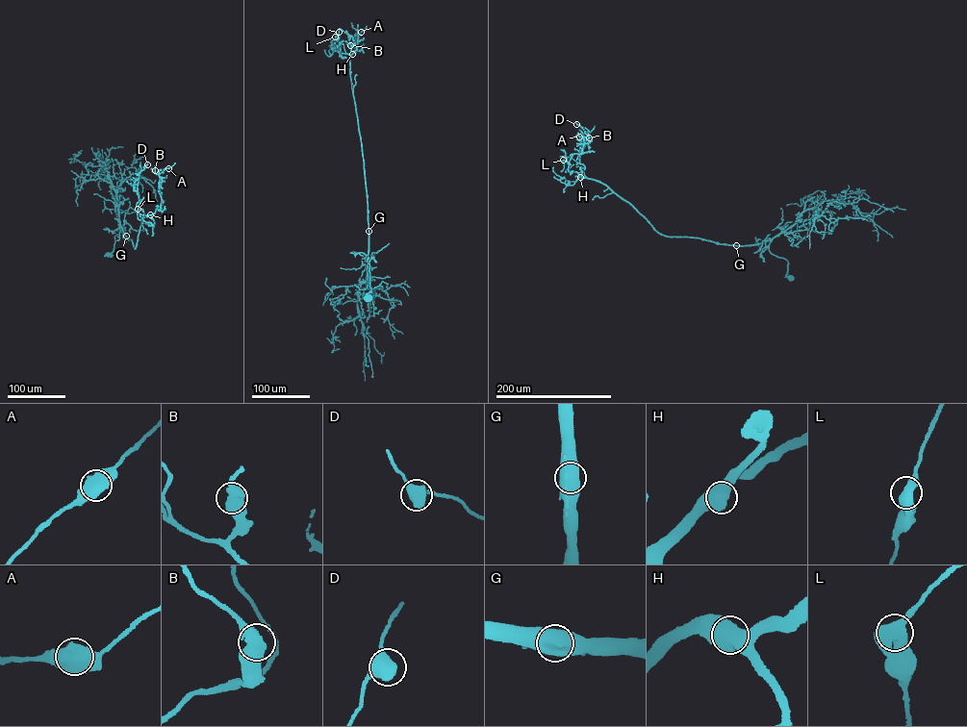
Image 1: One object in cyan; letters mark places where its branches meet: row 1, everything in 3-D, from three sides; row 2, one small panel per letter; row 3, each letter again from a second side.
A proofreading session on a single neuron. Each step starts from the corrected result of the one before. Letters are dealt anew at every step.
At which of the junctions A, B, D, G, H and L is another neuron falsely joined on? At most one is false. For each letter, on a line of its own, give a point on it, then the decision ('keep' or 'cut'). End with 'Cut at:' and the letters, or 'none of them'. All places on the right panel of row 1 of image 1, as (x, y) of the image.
A: at (579, 137); keep
B: at (589, 137); keep
D: at (576, 124); keep
G: at (736, 245); keep
H: at (580, 177); keep
L: at (563, 160); keep
Cut at: none of them

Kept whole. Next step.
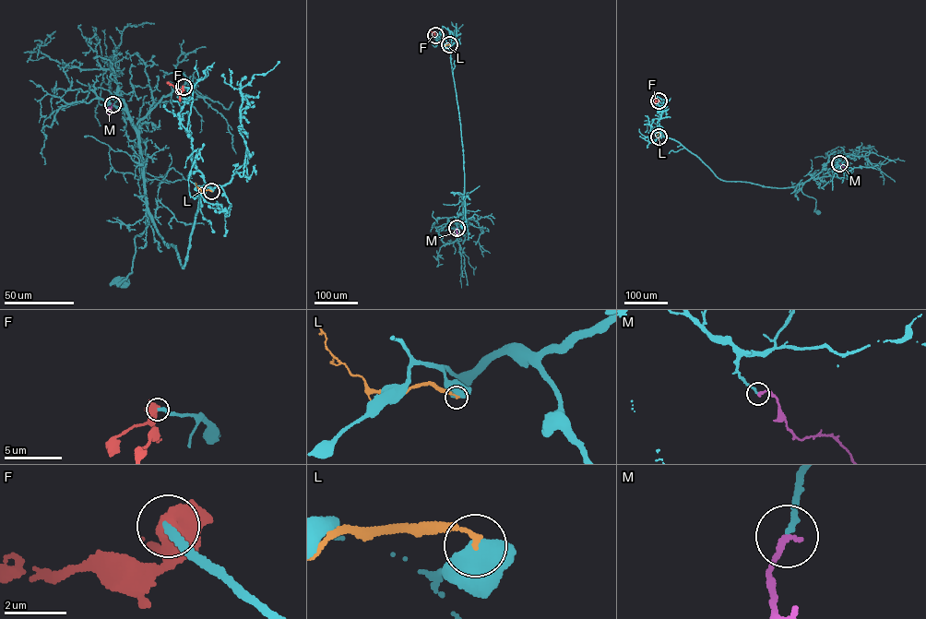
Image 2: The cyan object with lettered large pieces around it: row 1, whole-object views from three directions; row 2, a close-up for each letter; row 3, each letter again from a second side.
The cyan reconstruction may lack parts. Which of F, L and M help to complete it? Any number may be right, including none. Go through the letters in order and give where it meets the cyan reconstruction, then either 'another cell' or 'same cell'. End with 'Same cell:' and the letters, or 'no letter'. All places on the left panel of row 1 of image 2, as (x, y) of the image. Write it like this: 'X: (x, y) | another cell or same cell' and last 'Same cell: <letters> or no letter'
F: (184, 87) | same cell
L: (211, 191) | another cell
M: (112, 104) | same cell
Same cell: F, M

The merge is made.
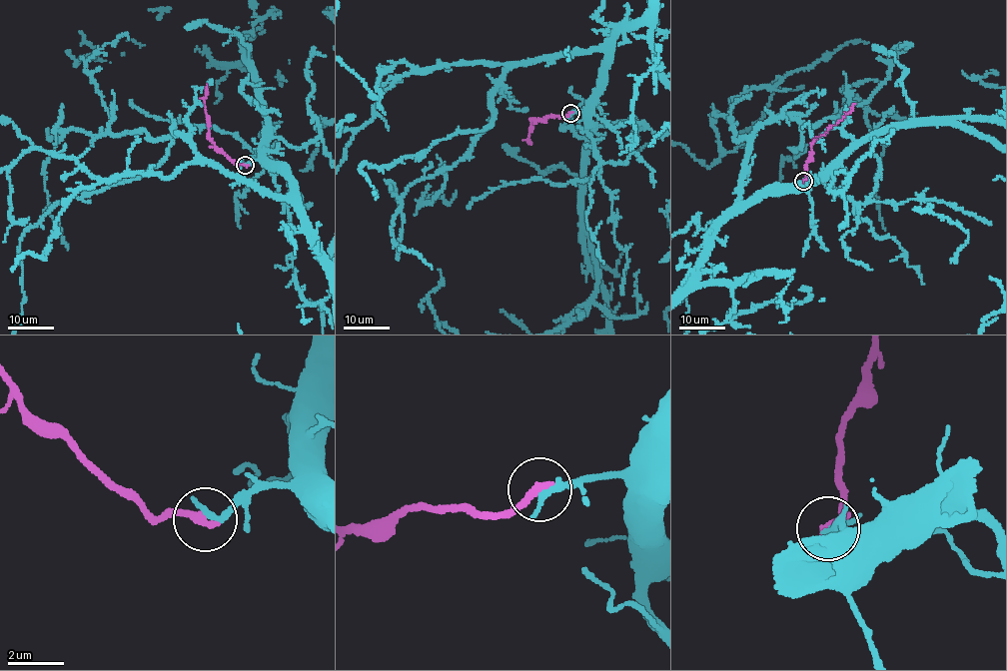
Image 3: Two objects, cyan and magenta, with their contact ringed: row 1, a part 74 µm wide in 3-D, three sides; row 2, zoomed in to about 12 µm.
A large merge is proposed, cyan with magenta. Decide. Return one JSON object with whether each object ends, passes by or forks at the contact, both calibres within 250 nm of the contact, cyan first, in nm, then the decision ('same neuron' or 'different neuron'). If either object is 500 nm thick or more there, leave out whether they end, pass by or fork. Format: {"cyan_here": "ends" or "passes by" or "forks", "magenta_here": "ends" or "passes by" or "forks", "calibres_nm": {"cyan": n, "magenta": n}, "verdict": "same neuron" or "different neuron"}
{"cyan_here": "ends", "magenta_here": "ends", "calibres_nm": {"cyan": 280, "magenta": 320}, "verdict": "same neuron"}

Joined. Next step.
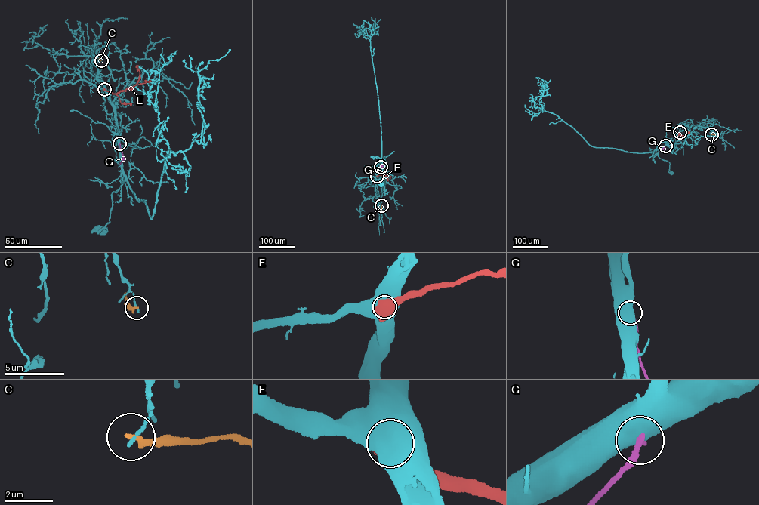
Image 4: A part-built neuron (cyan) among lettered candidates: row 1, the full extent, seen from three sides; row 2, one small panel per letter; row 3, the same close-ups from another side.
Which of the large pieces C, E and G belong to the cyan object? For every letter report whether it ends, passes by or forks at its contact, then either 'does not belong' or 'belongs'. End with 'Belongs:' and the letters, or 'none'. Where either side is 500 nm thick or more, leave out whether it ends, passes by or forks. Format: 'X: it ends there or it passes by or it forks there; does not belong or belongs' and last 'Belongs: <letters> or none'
C: it ends there; does not belong
E: does not belong
G: does not belong
Belongs: none

